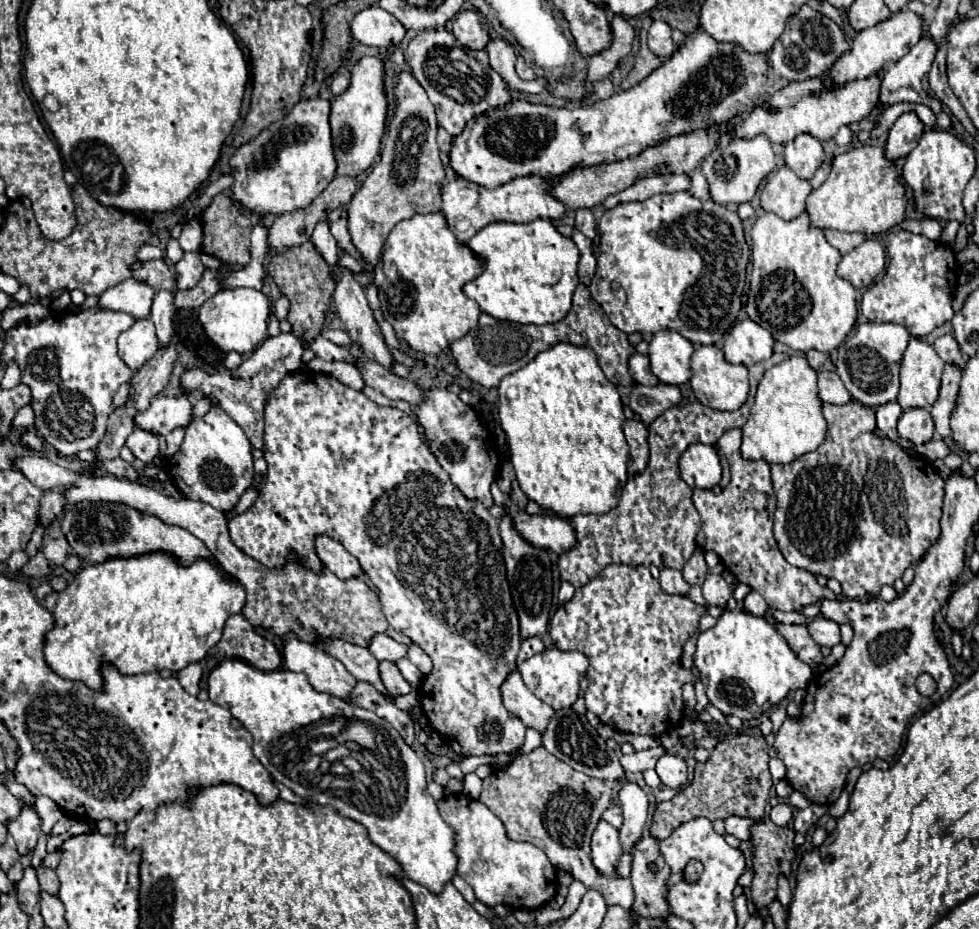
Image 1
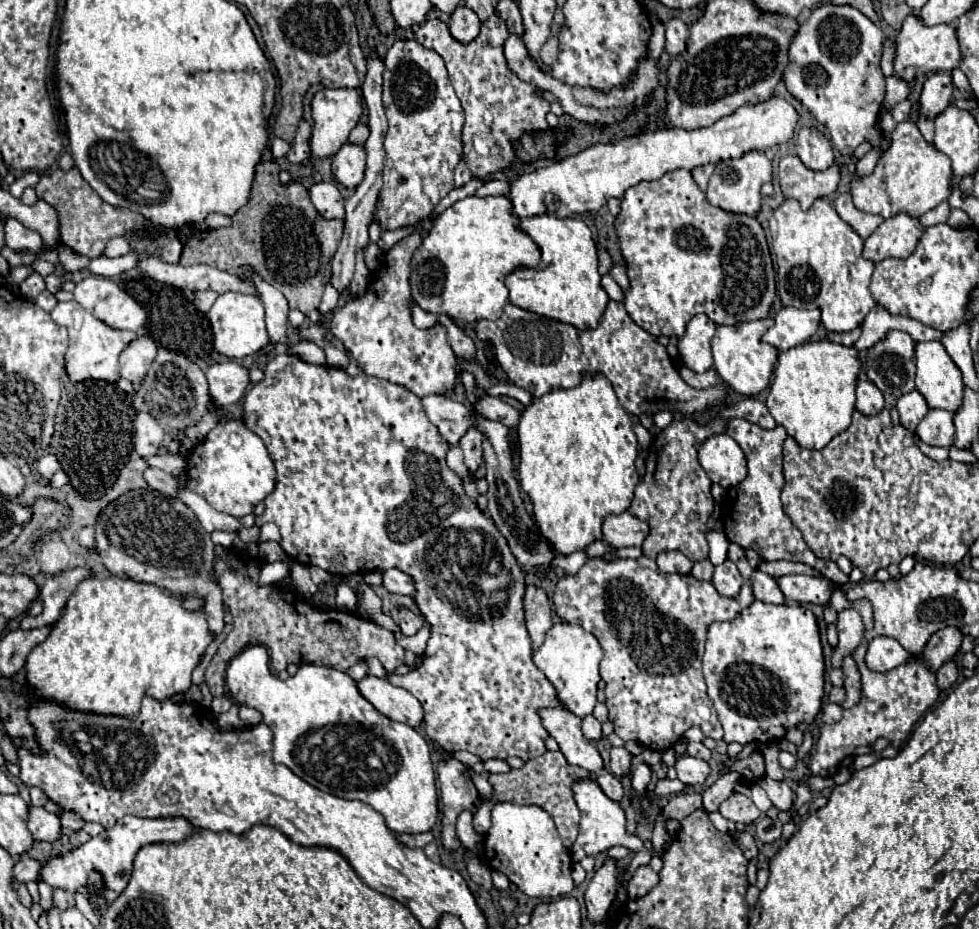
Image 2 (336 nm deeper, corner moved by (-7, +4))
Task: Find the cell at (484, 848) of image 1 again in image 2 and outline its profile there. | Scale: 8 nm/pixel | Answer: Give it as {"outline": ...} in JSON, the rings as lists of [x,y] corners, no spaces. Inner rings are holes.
{"outline":[[[496,804],[492,808],[492,828],[484,838],[482,860],[490,870],[504,872],[512,884],[530,898],[562,898],[572,892],[572,858],[562,848],[552,816],[538,806]],[[566,868],[566,872],[564,872]]]}

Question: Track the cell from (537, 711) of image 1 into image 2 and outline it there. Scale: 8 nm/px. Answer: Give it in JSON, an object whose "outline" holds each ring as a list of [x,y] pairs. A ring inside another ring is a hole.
{"outline":[[[540,708],[538,710],[546,732],[560,744],[560,752],[566,760],[574,766],[586,768],[594,774],[602,770],[602,758],[594,744],[582,736],[580,718],[574,716],[570,710],[558,708]]]}

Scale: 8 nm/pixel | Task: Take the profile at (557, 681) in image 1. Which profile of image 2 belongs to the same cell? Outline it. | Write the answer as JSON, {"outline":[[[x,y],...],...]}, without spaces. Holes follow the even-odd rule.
{"outline":[[[566,622],[554,624],[546,634],[544,644],[532,650],[532,660],[536,668],[542,670],[544,676],[550,680],[550,684],[556,688],[556,698],[564,708],[568,708],[580,718],[592,714],[600,682],[598,664],[602,660],[602,648],[594,634],[586,632],[582,626],[572,626]]]}

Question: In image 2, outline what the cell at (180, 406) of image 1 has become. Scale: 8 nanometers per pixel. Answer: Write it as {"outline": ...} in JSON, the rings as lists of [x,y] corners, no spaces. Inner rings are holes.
{"outline":[[[220,362],[206,370],[208,378],[208,394],[214,404],[220,408],[228,408],[236,404],[250,384],[248,370],[236,362]]]}

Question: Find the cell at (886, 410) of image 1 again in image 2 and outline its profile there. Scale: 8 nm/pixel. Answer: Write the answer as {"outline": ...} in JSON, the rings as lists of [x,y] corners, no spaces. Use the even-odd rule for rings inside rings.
{"outline":[[[912,390],[908,394],[904,394],[898,404],[896,404],[896,410],[900,414],[900,422],[904,428],[908,430],[914,430],[918,426],[918,422],[926,416],[926,412],[930,410],[924,396],[918,392],[918,390]]]}

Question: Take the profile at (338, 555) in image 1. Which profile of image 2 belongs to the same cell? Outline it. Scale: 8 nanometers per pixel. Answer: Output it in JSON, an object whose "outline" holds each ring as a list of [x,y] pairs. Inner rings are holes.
{"outline":[[[390,568],[382,572],[382,586],[394,594],[414,596],[414,582],[410,580],[410,576],[400,572],[398,568]]]}

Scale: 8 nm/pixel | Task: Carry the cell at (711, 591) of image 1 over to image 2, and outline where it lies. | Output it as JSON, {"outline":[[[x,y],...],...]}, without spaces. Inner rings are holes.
{"outline":[[[726,560],[724,564],[716,566],[712,584],[714,584],[714,588],[718,590],[720,596],[736,598],[738,592],[740,592],[740,586],[742,586],[742,576],[740,576],[736,564],[732,560]]]}

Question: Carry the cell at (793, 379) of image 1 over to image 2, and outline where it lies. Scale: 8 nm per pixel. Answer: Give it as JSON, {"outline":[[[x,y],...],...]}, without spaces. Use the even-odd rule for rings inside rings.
{"outline":[[[826,340],[806,342],[780,352],[766,408],[776,424],[784,426],[786,434],[794,438],[798,446],[822,450],[836,434],[850,426],[856,402],[854,384],[860,374],[860,366],[862,362],[854,348]]]}

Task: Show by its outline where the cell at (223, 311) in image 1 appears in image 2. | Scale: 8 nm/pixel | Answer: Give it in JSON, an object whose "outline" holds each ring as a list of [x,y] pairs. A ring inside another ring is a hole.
{"outline":[[[242,292],[220,294],[212,310],[208,312],[208,320],[214,332],[214,348],[228,358],[244,358],[256,354],[258,350],[270,344],[264,324],[264,304],[256,294],[242,294]]]}

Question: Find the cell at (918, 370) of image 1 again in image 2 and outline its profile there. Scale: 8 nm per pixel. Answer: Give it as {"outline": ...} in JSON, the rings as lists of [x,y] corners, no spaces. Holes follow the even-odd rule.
{"outline":[[[938,340],[932,342],[918,342],[916,344],[916,390],[926,398],[930,408],[942,408],[942,410],[950,410],[956,412],[958,406],[962,404],[962,374],[958,370],[958,366],[952,362],[952,358],[946,354],[944,346]]]}

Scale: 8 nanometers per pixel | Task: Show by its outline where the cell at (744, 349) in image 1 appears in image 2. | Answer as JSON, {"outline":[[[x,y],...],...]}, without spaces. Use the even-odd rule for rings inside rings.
{"outline":[[[782,308],[774,316],[774,326],[762,336],[762,342],[772,344],[778,352],[784,352],[810,340],[818,326],[820,326],[818,310]]]}

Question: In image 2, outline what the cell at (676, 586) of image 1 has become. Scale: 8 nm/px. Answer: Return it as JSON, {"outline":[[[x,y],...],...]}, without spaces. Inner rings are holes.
{"outline":[[[662,552],[656,558],[656,564],[664,574],[690,574],[692,570],[692,562],[682,552]]]}

